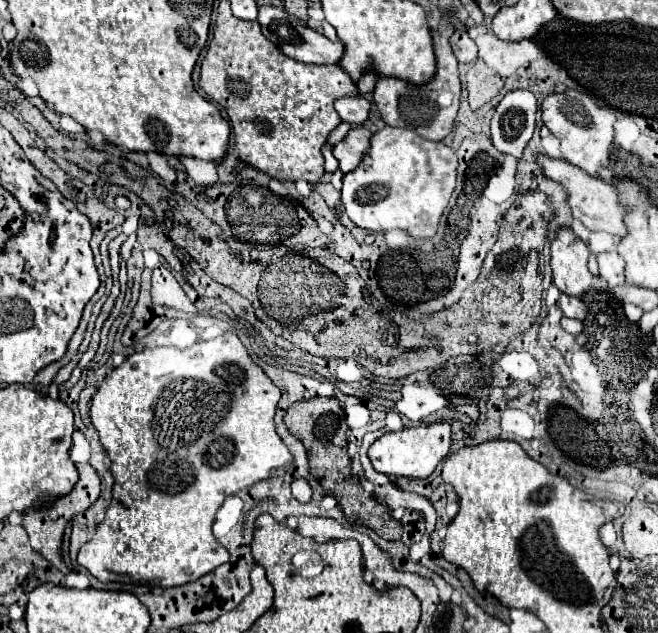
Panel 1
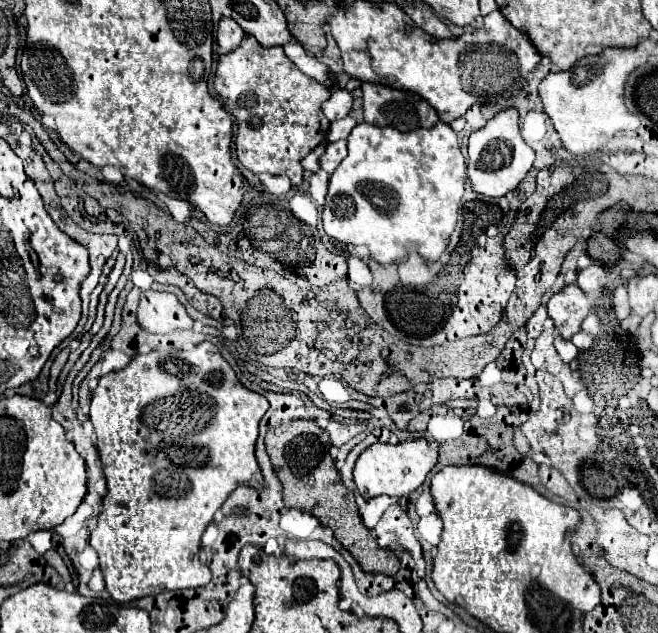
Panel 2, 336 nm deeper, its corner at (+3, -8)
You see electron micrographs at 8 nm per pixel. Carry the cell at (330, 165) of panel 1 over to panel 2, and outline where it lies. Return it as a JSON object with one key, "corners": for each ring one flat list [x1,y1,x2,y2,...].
{"corners":[[320,143,310,155,306,155,306,159,302,159,302,167,310,173,318,173,320,171,320,155,326,151,326,143]]}

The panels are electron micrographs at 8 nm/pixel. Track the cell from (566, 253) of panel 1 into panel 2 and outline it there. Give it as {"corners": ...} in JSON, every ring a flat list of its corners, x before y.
{"corners":[[576,283,564,285,548,301,548,315,564,339,570,339,580,331,580,323,588,313,590,301]]}

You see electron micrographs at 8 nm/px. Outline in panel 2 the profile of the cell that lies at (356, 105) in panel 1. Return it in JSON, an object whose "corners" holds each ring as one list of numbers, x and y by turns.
{"corners":[[334,89,332,97,322,103,322,113,328,121,344,119,352,109,352,95,346,89]]}

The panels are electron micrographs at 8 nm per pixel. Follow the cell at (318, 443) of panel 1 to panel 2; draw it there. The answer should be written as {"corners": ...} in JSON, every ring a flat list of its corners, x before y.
{"corners":[[312,419,288,421,268,429,266,451,274,463,278,479,282,481,286,507,298,507,316,515,324,527,330,527,334,531,336,539,356,557,366,573,396,575,400,569,400,559,390,549,382,549,374,533,364,525,354,501,354,493,342,483,334,467,334,459,328,453,330,447,322,437,324,429,318,427]]}

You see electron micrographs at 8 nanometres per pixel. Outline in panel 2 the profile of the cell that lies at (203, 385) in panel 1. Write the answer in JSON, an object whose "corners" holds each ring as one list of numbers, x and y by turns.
{"corners":[[200,343,192,351,174,351,174,353,162,353,162,351,150,351,144,355,136,355,122,371,108,373,98,379,96,389,92,391,92,403,90,403,90,419,94,423,94,431,98,435,98,453,104,463,104,475,108,481,108,493,102,499,102,513,98,515,96,529,90,533,90,545,98,553,100,569,104,575,106,591,116,603,128,603,140,597,158,595,162,591,176,591,176,589,190,589,190,587,202,587,208,585,212,579,212,573,208,565,204,565,198,557,200,553,200,537,204,529,214,519,216,509,230,497,230,493,240,487,252,487,252,489,266,489,266,481,262,477,260,465,254,455,254,445,258,439,258,423,268,411,268,399,260,393,254,393,246,389,234,369,226,363,226,359,220,355,218,347,214,343]]}

